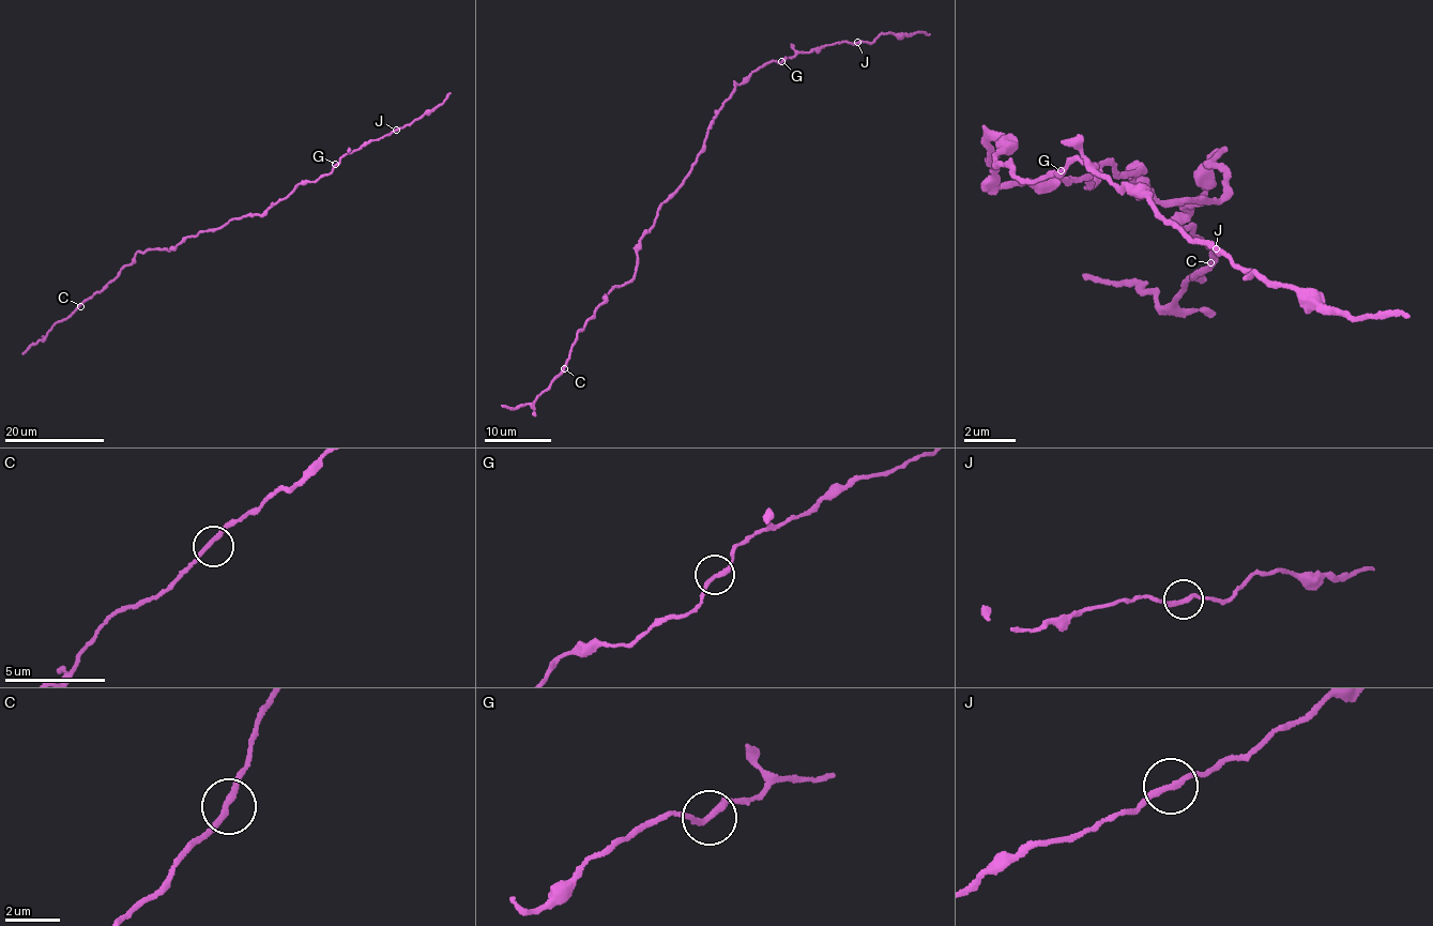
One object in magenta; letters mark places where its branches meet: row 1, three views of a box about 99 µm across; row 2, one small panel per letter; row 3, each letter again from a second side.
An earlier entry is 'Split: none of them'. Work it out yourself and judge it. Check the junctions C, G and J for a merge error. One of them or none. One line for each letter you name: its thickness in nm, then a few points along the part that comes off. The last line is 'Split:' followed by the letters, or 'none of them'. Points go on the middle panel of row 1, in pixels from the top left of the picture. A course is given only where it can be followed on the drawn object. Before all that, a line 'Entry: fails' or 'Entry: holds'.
Entry: holds
Split: none of them

